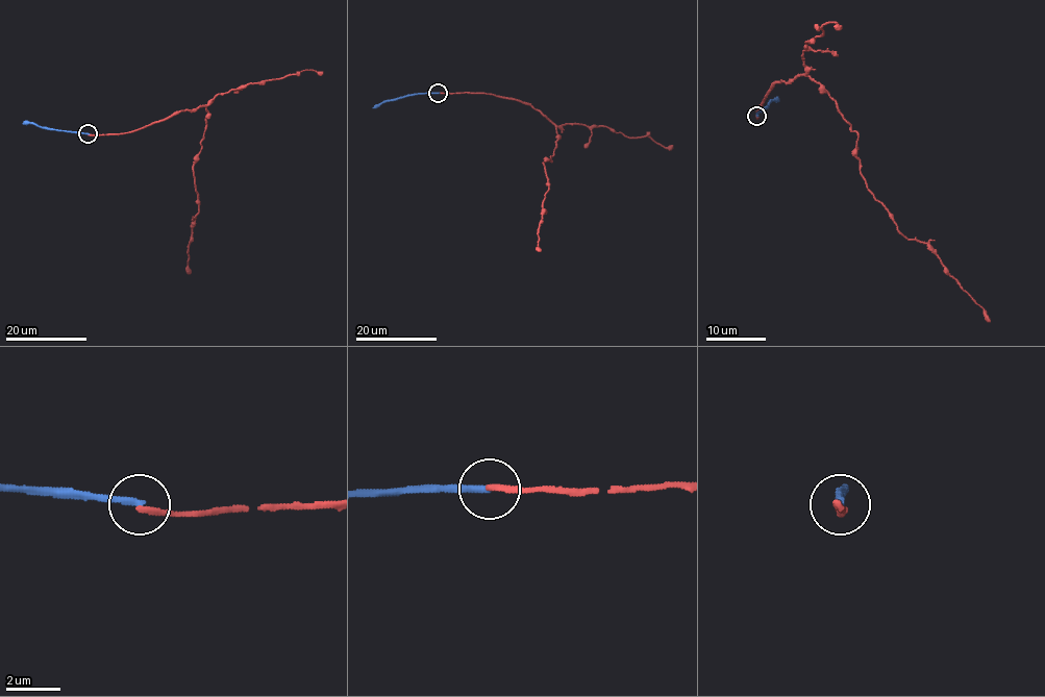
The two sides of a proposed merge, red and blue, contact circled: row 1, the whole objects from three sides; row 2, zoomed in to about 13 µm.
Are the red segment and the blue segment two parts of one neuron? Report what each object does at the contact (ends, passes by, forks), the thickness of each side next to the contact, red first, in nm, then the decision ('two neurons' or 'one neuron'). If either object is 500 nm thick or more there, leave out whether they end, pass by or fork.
red ends there; blue ends there; 220 nm thick on the red side, 260 nm on the other; two neurons

